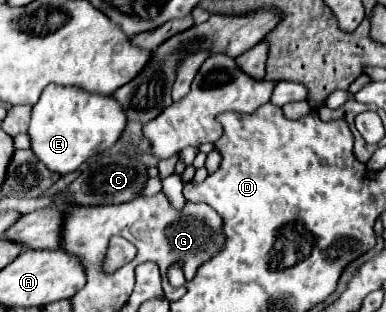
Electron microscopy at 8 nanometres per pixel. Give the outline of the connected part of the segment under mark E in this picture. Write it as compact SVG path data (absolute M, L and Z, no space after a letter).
M51 84L41 94L41 100L33 106L29 136L31 148L49 170L69 174L77 170L87 158L111 148L123 134L127 116L121 104L113 96L101 96L85 92L79 86L57 86Z

